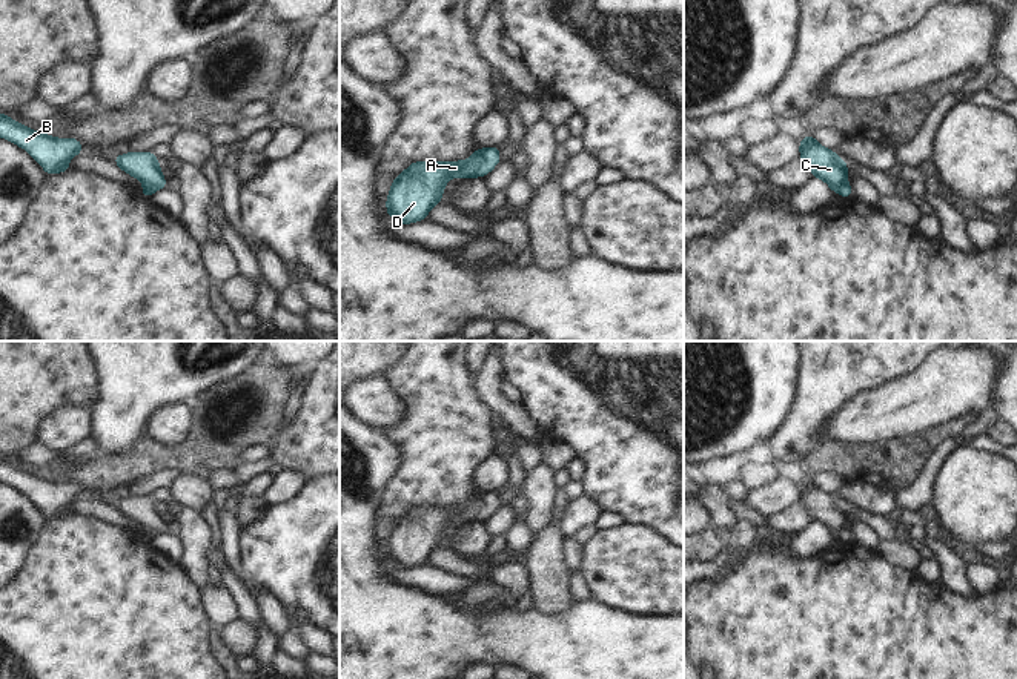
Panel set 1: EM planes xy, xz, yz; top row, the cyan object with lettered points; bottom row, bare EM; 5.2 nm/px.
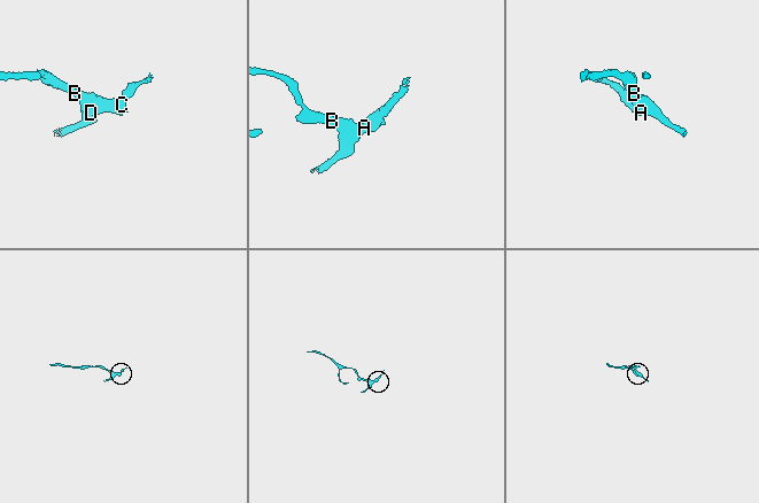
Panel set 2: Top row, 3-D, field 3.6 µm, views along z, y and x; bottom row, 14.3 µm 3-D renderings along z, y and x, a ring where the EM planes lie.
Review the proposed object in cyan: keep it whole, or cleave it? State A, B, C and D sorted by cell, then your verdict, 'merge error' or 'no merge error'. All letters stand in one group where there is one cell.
A B D / C; merge error

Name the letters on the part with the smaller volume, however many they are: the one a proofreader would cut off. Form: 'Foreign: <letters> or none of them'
Foreign: C

